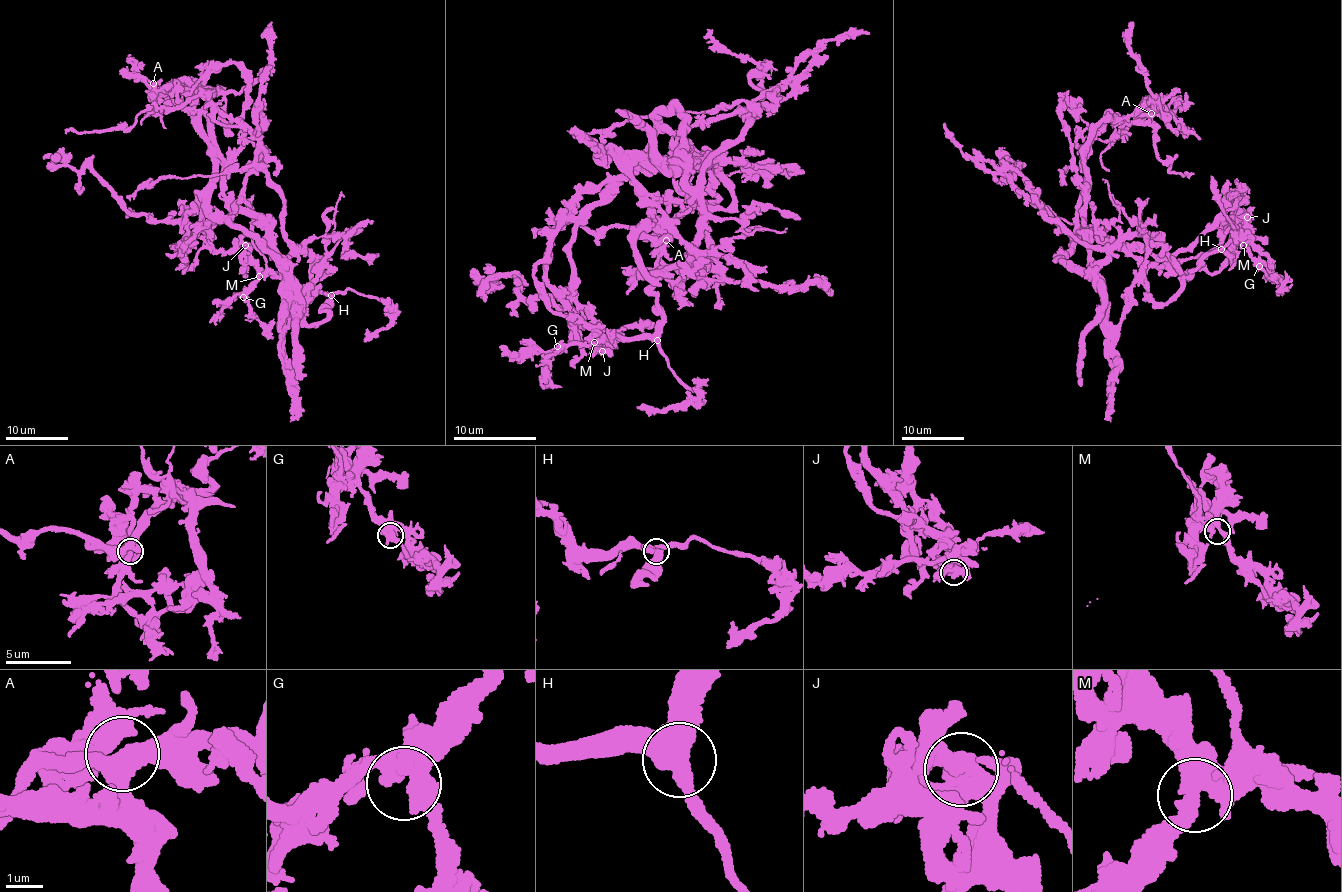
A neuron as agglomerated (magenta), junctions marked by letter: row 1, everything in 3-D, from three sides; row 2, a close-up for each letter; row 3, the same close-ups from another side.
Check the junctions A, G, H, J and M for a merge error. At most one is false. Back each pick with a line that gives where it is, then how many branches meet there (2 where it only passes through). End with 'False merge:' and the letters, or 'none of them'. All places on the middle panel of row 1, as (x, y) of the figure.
J: place (602, 351); branches 3
False merge: J

